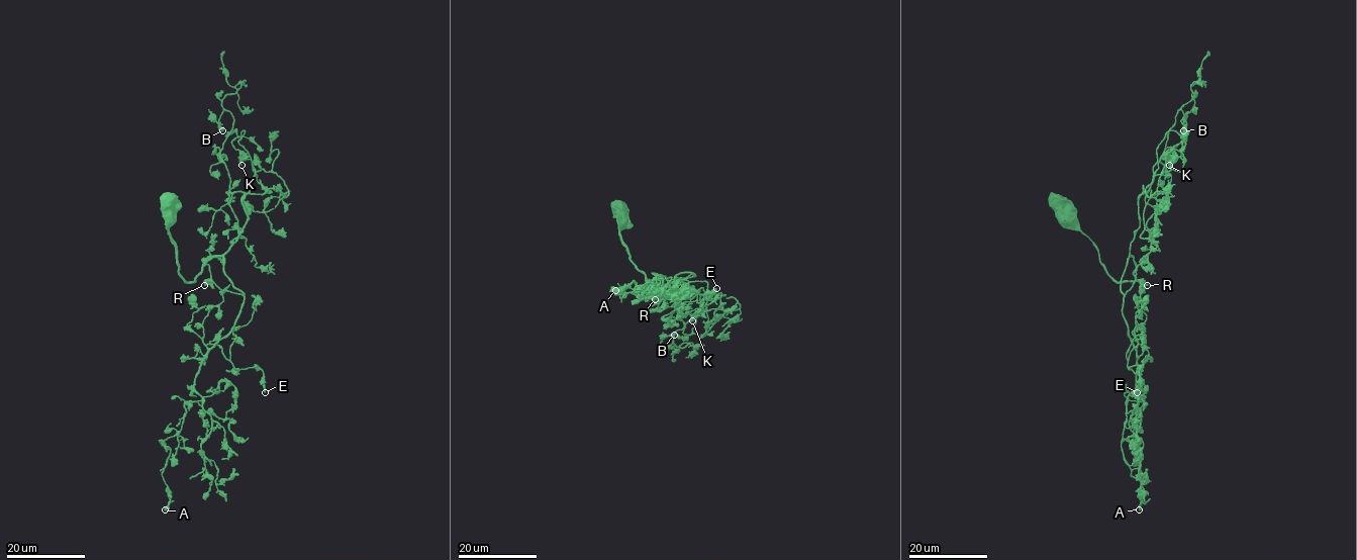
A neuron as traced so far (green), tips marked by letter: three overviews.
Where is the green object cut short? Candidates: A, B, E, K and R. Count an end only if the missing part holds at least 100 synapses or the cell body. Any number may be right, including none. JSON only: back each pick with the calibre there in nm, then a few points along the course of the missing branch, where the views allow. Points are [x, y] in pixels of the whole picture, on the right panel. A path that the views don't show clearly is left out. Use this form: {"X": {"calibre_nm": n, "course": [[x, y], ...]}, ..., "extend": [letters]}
{"extend": []}

